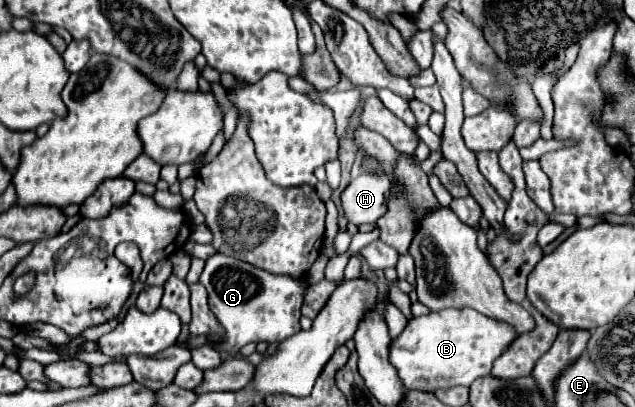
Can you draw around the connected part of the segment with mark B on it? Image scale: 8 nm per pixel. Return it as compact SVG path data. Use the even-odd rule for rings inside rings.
M446 309L438 313L428 313L422 317L414 317L408 321L402 335L390 343L390 363L398 369L398 375L408 391L434 391L448 389L456 385L472 385L478 377L490 375L494 361L518 339L518 333L512 325L502 323L492 317L484 317L472 309Z

